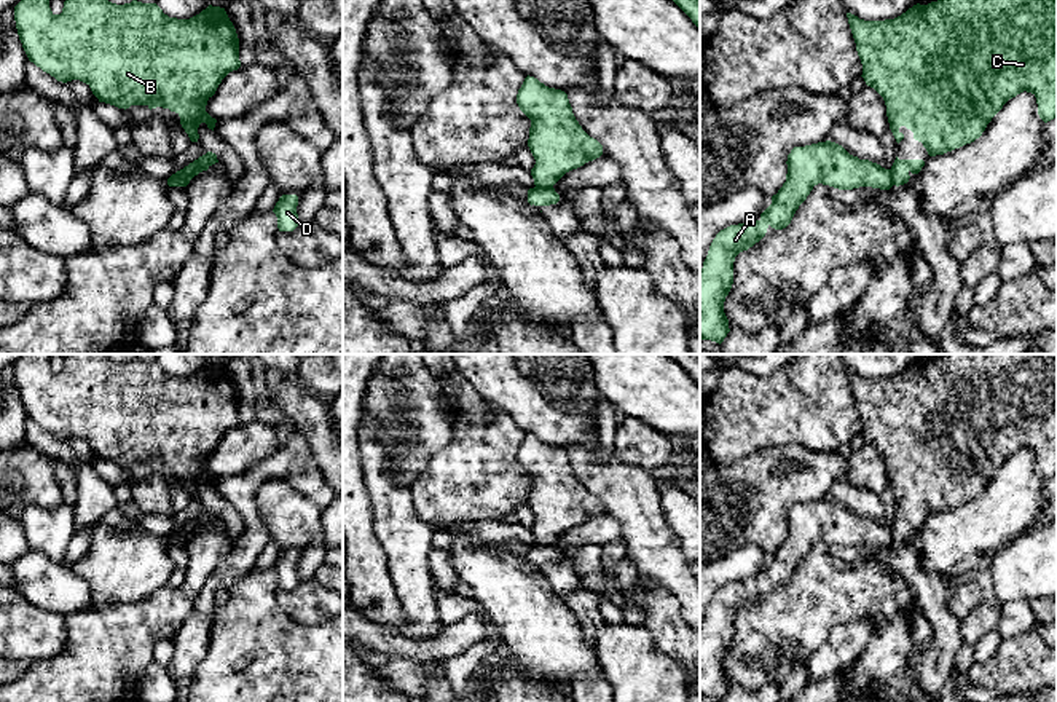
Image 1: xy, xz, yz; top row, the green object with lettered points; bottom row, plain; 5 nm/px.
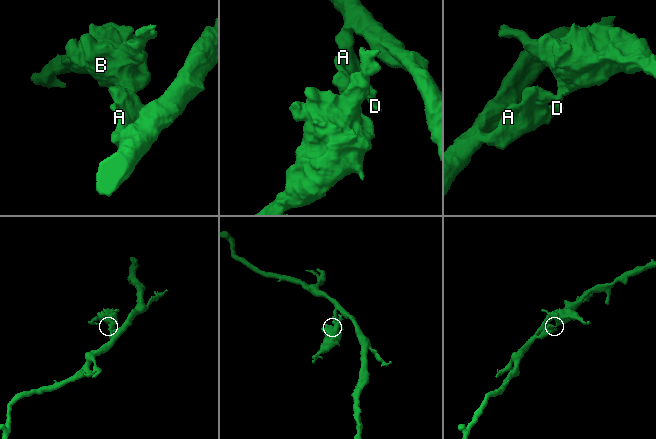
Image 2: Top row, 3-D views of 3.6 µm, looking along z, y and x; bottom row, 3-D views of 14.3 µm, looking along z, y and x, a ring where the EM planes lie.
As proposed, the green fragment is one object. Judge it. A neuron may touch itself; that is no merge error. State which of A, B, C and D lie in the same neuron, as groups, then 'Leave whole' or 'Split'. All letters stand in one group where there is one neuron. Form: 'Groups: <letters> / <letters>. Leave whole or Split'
Groups: A D / B C. Split

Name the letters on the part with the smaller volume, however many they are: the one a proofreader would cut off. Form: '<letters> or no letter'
B, C

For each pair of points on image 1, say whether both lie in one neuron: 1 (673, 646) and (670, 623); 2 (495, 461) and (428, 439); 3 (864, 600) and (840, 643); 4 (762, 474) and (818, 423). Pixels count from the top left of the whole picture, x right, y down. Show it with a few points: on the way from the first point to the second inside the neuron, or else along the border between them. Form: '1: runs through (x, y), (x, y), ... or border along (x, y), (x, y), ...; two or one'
1: runs through (673, 640), (670, 629); one
2: border along (455, 414), (450, 441), (431, 458), (421, 474); two
3: border along (872, 623), (852, 619), (839, 624), (823, 643); two
4: border along (759, 449), (801, 444), (809, 449), (833, 452); two

